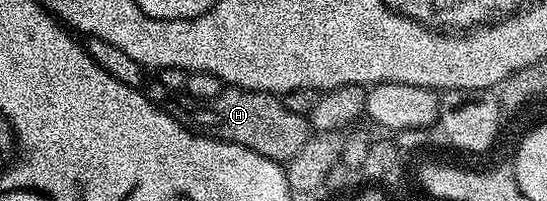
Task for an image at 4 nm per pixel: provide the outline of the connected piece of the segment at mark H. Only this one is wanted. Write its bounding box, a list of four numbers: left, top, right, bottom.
[146,82,310,162]

